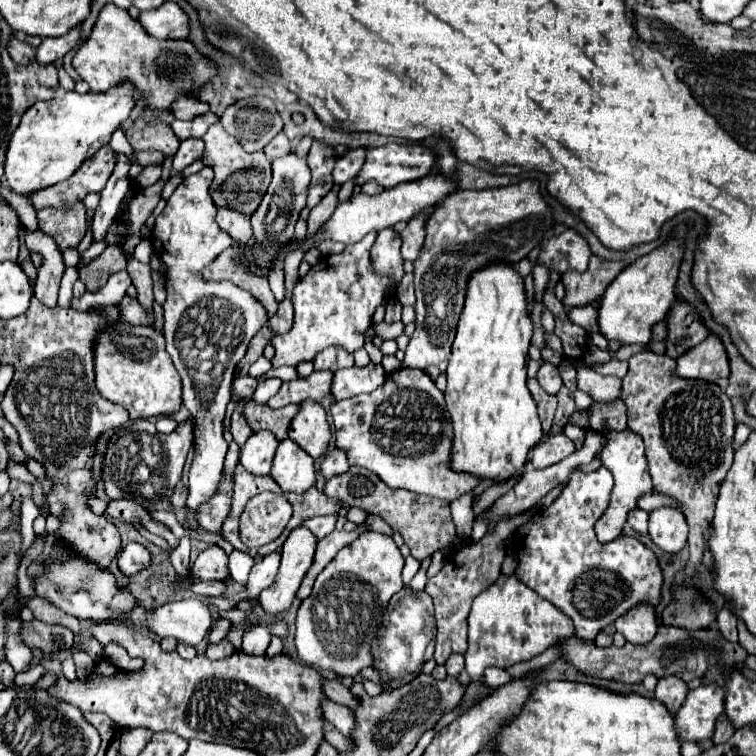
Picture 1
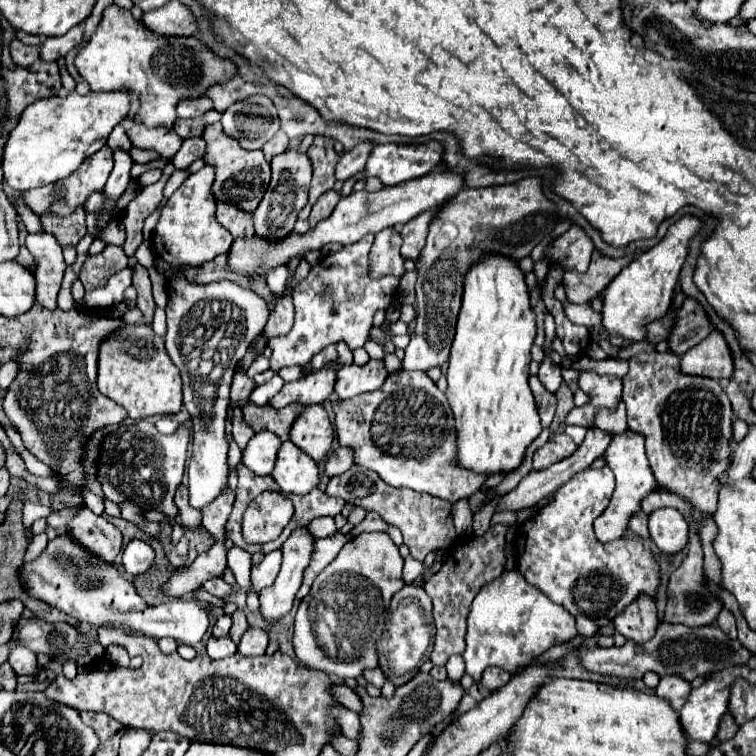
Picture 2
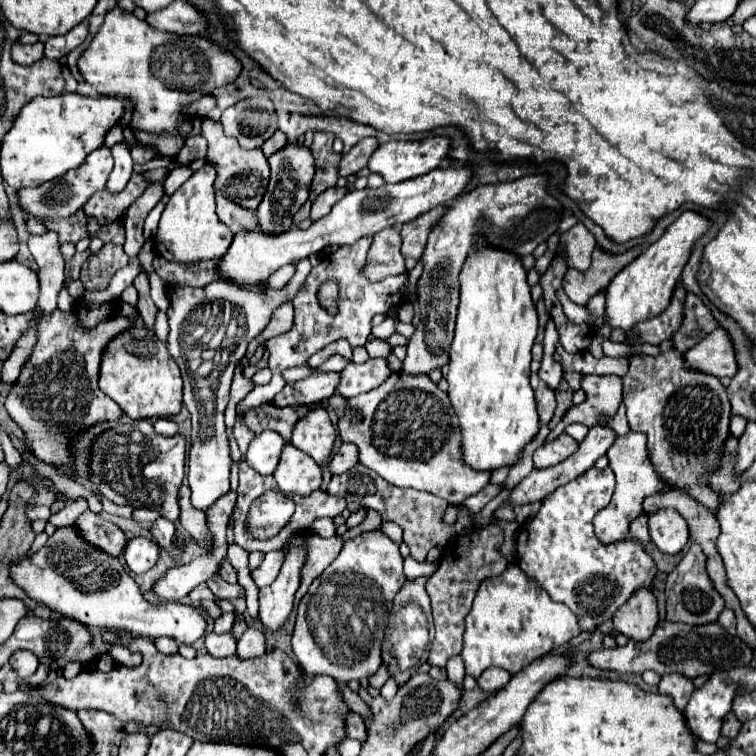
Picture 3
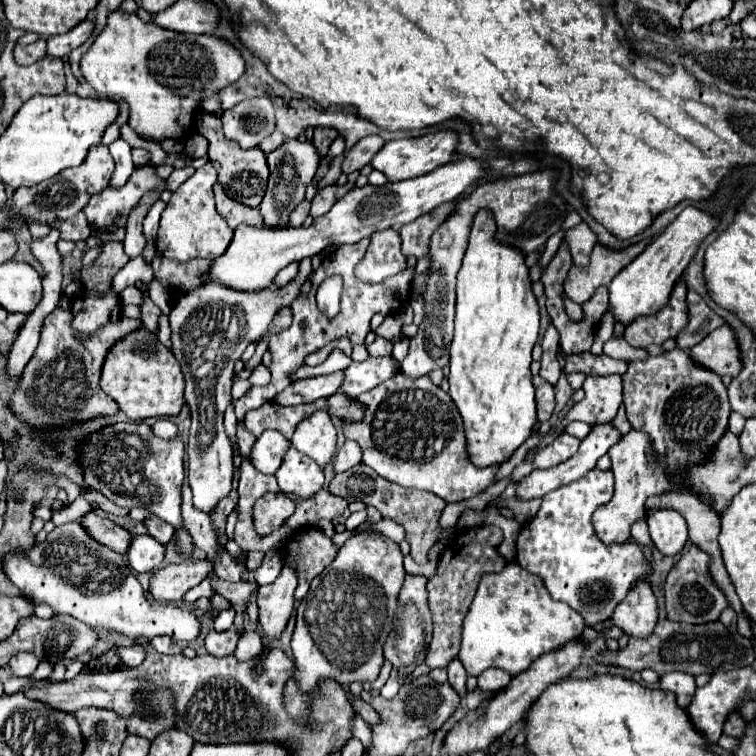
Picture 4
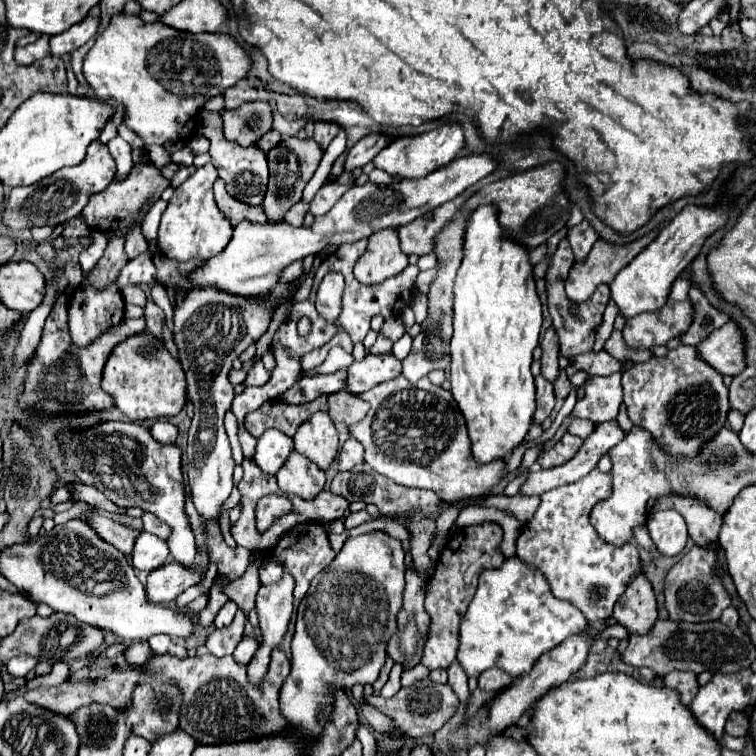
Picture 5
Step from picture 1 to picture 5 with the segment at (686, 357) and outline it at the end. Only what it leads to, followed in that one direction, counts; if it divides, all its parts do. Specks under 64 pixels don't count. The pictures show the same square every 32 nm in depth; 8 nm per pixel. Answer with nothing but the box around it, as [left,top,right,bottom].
[696,322,744,376]

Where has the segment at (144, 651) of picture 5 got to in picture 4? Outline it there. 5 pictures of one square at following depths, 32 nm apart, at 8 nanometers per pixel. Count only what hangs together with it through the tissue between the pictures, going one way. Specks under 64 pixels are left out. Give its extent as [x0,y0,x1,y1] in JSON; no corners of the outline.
[116,646,144,666]

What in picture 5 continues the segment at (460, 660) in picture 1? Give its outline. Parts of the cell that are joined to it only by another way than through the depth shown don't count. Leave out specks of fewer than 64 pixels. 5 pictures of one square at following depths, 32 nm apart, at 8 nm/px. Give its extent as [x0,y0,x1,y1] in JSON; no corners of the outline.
[448,662,470,700]

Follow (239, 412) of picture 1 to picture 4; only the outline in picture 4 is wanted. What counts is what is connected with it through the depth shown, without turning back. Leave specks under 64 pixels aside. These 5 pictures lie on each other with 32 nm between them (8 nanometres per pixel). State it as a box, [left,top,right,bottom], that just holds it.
[236,422,256,458]

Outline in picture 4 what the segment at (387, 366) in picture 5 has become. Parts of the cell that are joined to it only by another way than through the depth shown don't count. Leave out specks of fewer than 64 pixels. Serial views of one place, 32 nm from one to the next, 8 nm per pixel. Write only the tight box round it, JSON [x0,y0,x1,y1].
[340,356,398,398]

